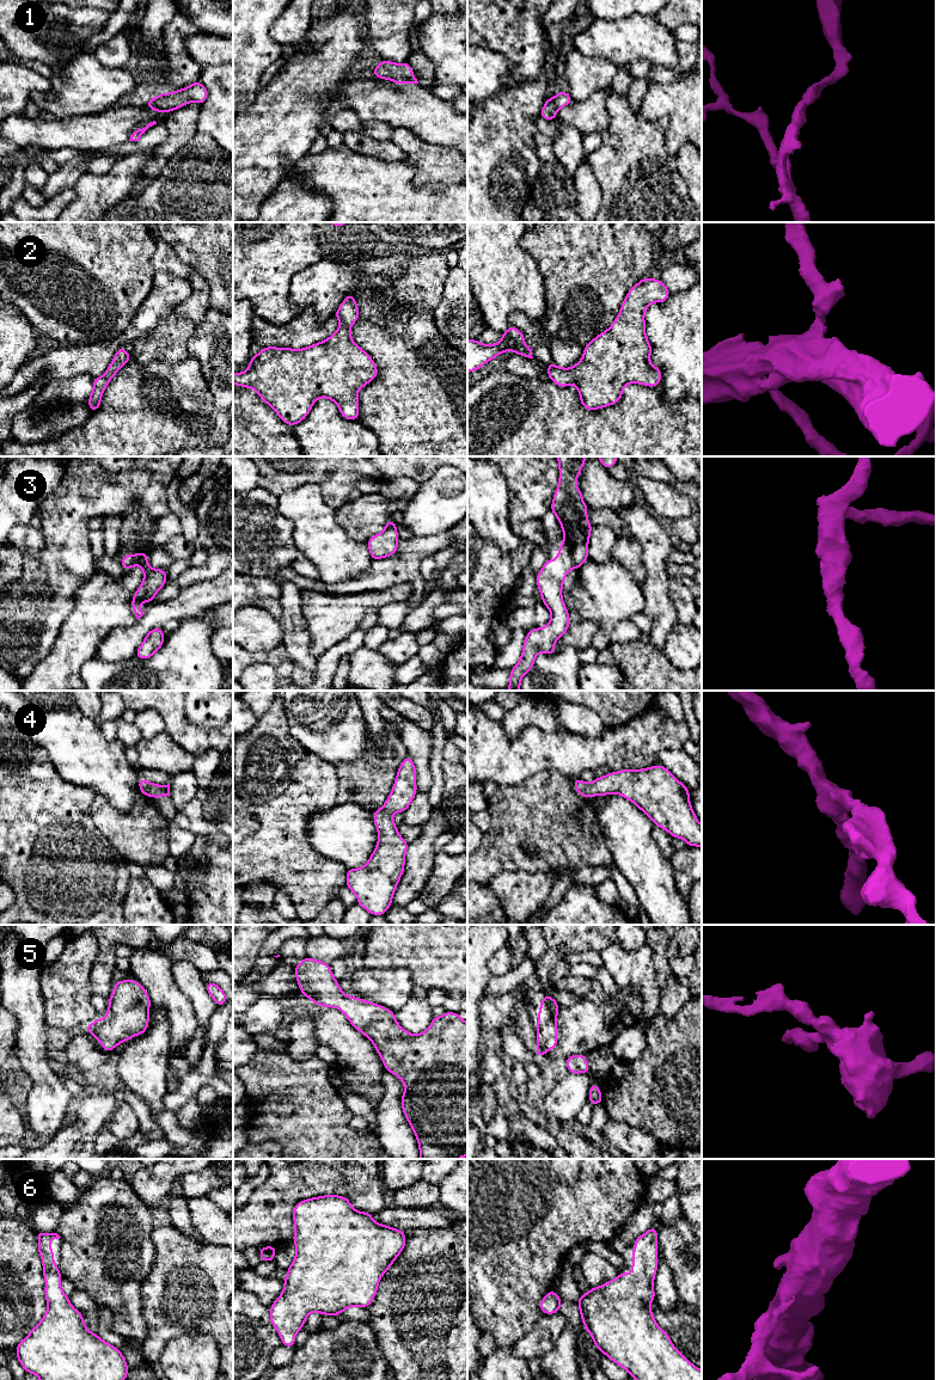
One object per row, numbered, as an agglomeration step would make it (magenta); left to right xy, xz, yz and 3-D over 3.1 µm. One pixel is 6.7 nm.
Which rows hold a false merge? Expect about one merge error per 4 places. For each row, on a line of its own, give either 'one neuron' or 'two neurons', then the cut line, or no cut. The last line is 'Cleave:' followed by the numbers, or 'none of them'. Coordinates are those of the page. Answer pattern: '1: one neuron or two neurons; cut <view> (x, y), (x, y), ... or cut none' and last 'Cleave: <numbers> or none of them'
1: one neuron; cut none
2: one neuron; cut none
3: one neuron; cut none
4: one neuron; cut none
5: one neuron; cut none
6: one neuron; cut none
Cleave: none of them

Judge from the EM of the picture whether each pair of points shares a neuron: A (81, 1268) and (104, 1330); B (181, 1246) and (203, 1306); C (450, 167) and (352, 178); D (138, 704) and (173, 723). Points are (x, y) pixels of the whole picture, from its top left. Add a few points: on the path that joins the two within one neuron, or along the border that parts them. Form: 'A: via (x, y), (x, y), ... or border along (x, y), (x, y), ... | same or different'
A: border along (98, 1306), (110, 1312), (111, 1329), (115, 1332) | different
B: via (181, 1261), (185, 1271), (185, 1288), (189, 1292) | same
C: border along (407, 160), (415, 169), (416, 173) | different
D: via (147, 703), (157, 703), (167, 713) | same

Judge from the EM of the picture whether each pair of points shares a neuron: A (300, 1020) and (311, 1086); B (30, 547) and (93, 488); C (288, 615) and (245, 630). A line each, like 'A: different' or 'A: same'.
A: different
B: different
C: different

